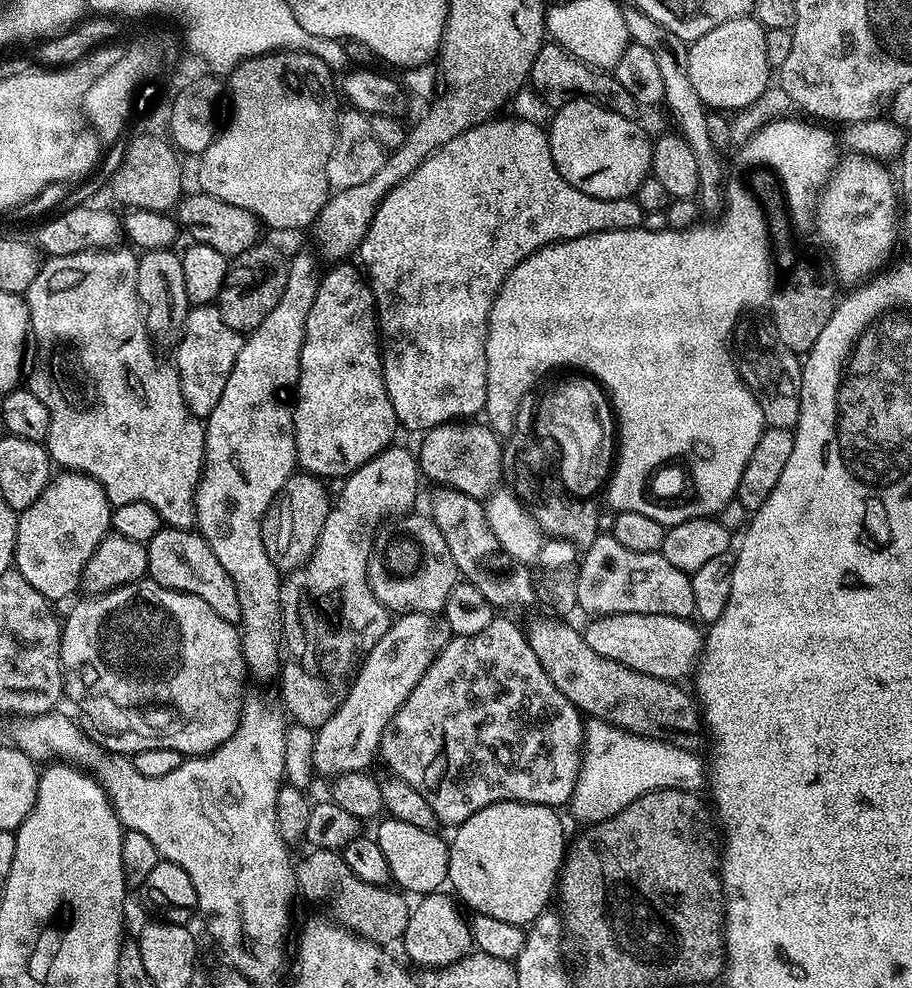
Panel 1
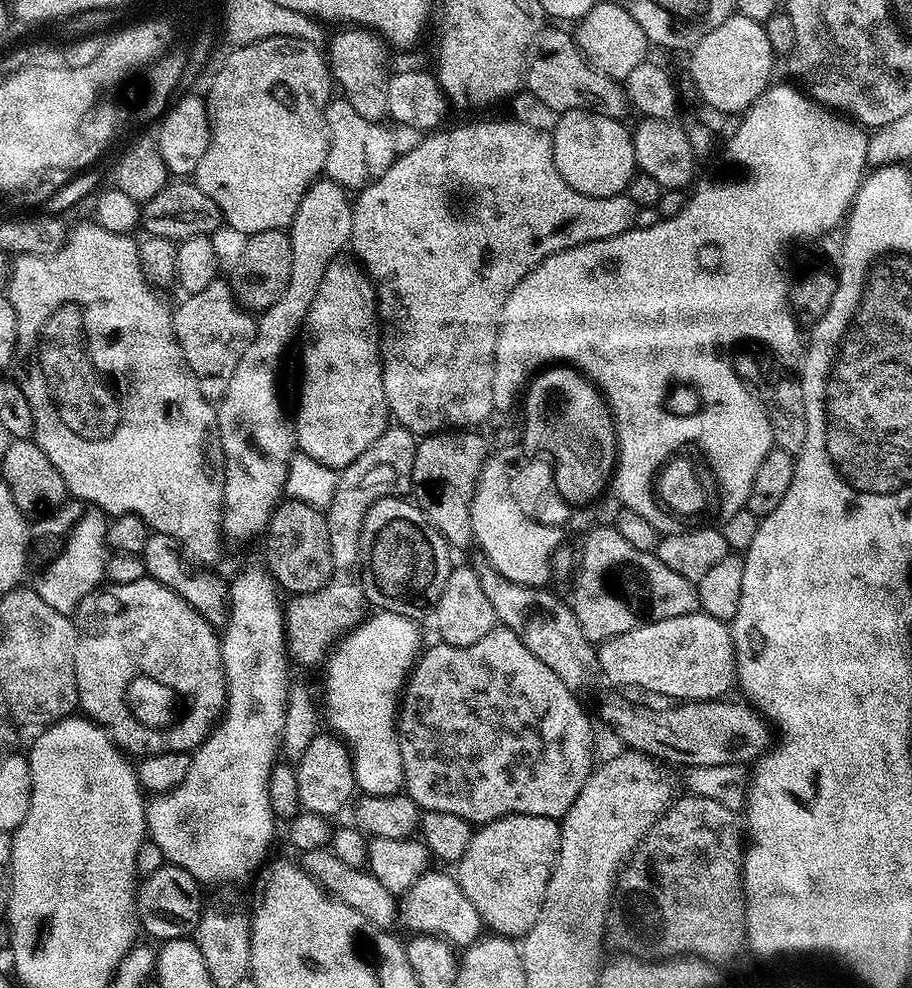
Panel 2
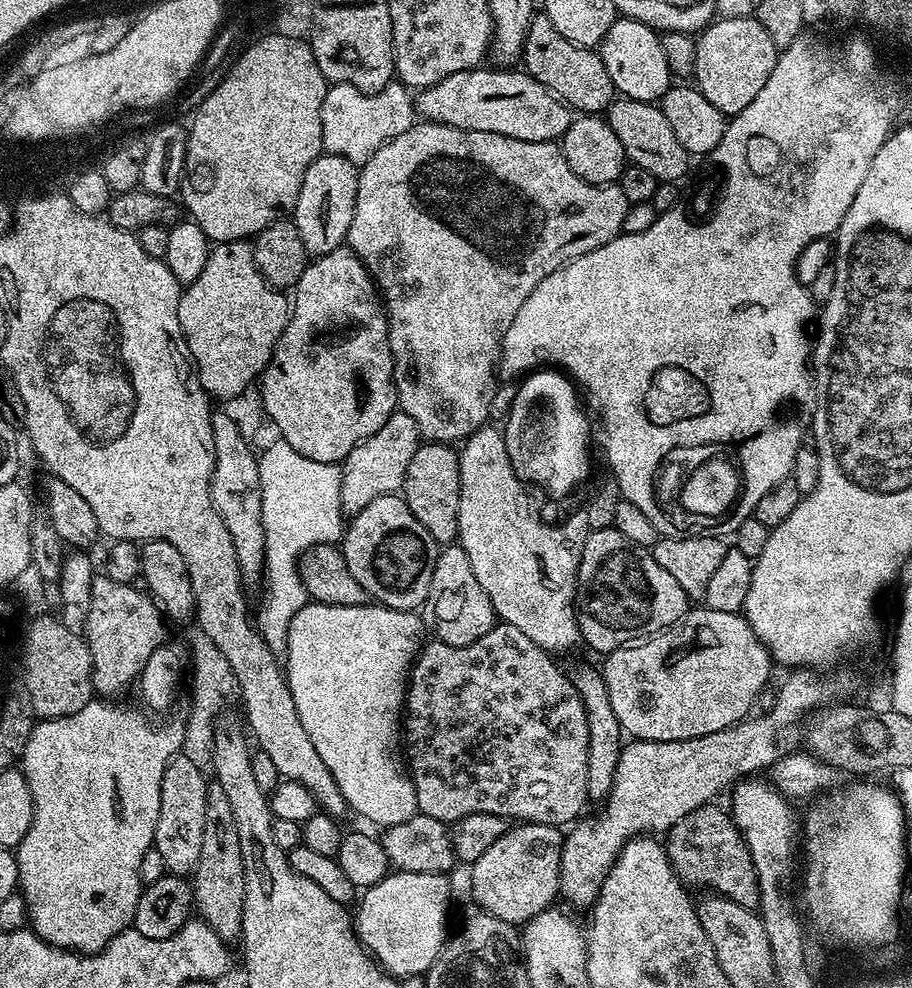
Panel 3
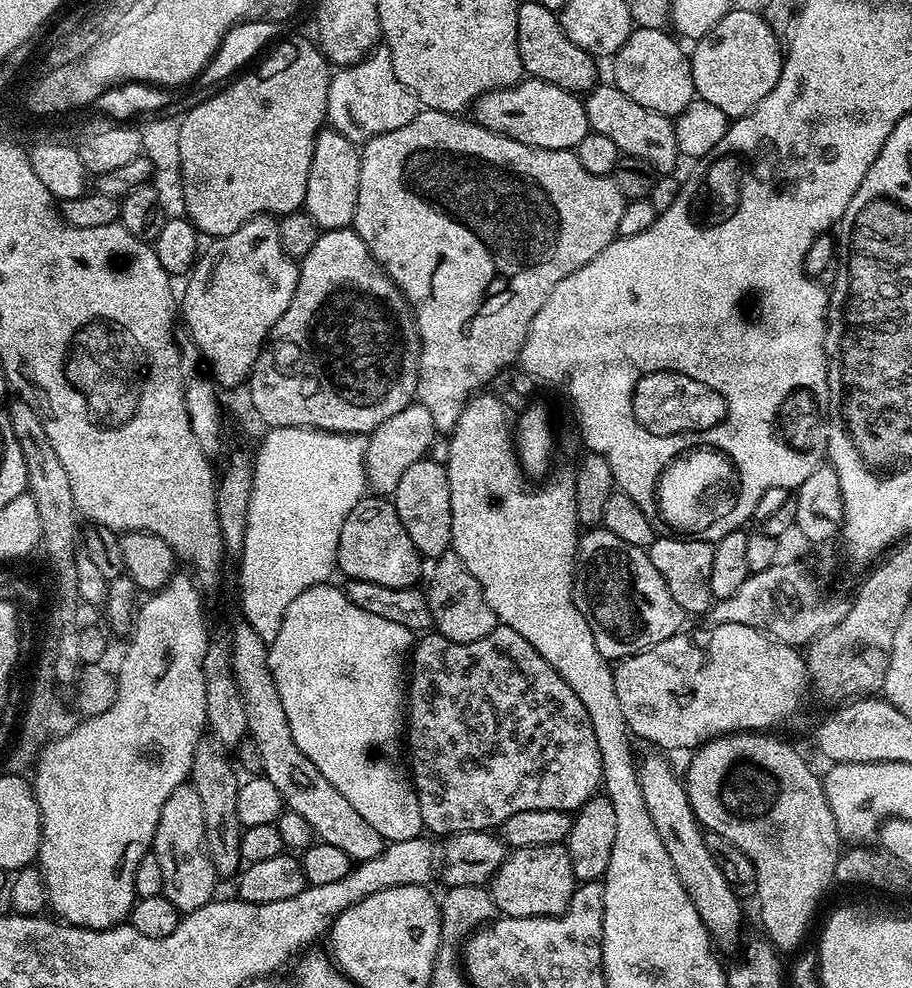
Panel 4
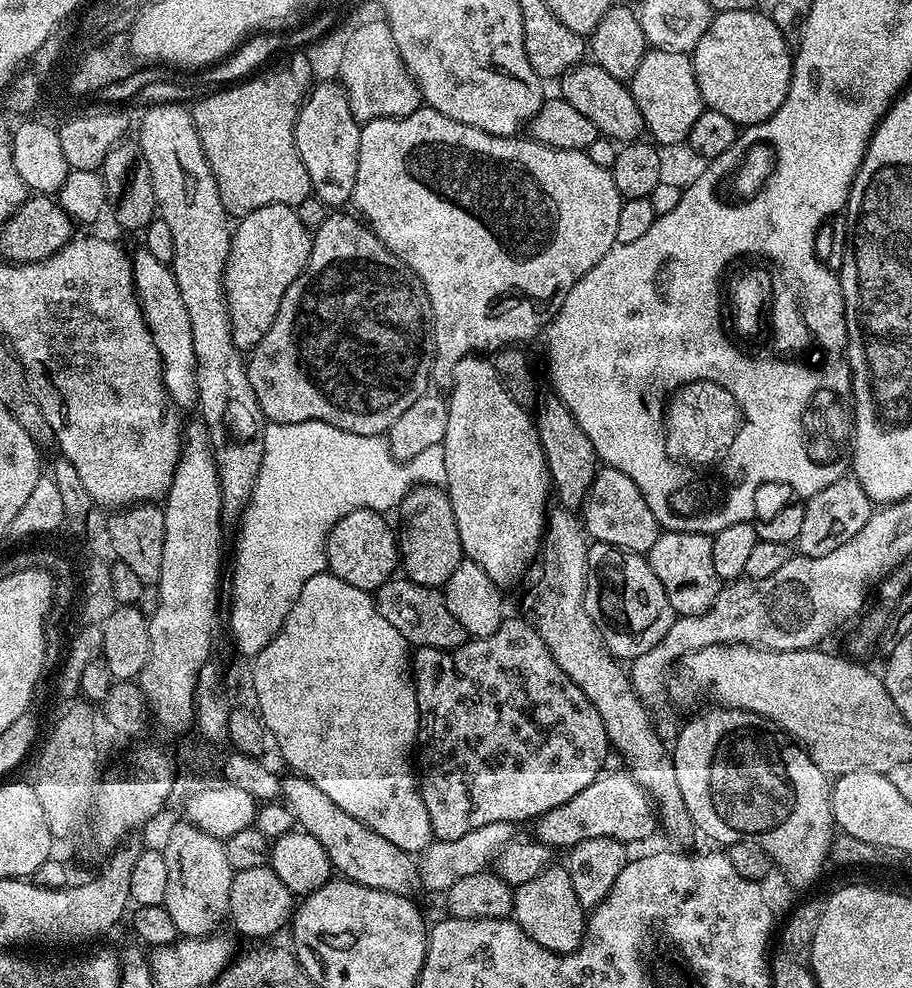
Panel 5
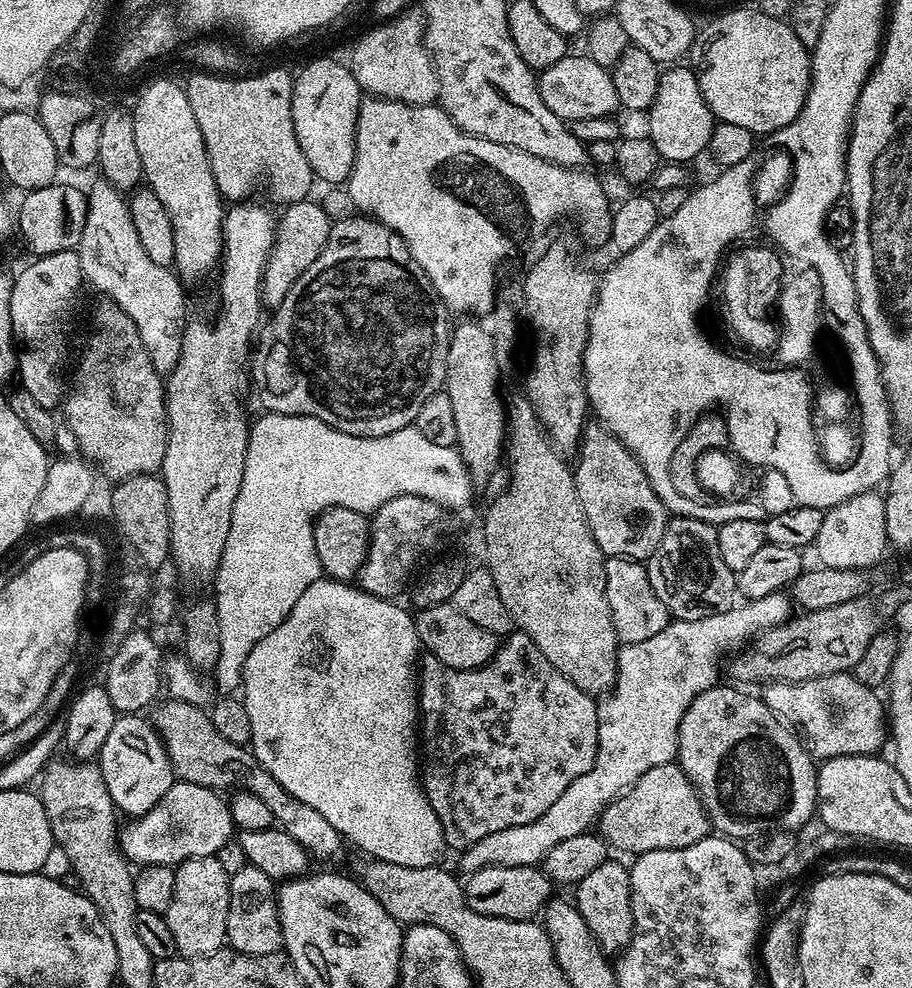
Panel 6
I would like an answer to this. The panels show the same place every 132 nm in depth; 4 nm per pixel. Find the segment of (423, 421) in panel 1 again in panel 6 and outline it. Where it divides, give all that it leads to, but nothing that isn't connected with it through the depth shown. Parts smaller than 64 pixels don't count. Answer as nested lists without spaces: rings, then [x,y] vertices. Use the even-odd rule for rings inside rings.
[[[364,98],[360,101],[360,113],[358,114],[358,126],[356,127],[356,157],[352,173],[346,181],[346,187],[350,198],[354,198],[357,209],[367,214],[371,219],[380,221],[387,228],[392,228],[403,238],[410,254],[422,266],[422,270],[430,278],[434,290],[444,300],[444,304],[453,313],[468,312],[464,314],[487,314],[492,311],[493,304],[498,299],[496,293],[496,271],[500,264],[504,264],[516,251],[520,244],[527,242],[531,236],[540,236],[547,228],[555,226],[559,220],[569,216],[576,220],[580,232],[592,244],[609,243],[612,235],[612,208],[608,204],[608,196],[600,185],[600,180],[580,168],[567,168],[554,162],[546,162],[542,158],[534,158],[534,154],[526,154],[522,150],[514,150],[510,146],[502,146],[498,142],[490,142],[486,138],[472,136],[469,132],[463,132],[452,119],[444,112],[444,109],[436,104],[404,104],[400,100],[382,100],[379,98]]]

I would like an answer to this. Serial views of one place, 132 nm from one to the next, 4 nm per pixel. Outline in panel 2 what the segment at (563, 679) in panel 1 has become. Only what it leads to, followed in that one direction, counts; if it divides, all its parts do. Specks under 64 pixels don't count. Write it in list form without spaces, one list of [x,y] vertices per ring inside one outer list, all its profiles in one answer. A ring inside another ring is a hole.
[[[732,699],[689,700],[677,703],[673,712],[635,708],[620,700],[617,704],[605,706],[604,718],[616,731],[625,749],[644,752],[669,765],[688,764],[689,769],[727,764],[751,765],[773,747],[774,728],[751,703],[739,704]]]

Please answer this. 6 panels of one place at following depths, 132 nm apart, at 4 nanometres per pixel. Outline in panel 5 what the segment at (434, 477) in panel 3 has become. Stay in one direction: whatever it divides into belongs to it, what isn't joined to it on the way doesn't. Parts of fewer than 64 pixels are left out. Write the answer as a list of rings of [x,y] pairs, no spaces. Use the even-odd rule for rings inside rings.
[[[417,484],[408,489],[398,515],[398,547],[403,575],[418,586],[443,589],[450,574],[454,574],[460,561],[465,559],[464,547],[458,538],[458,522],[454,522],[454,506],[450,506],[447,491],[434,484]]]

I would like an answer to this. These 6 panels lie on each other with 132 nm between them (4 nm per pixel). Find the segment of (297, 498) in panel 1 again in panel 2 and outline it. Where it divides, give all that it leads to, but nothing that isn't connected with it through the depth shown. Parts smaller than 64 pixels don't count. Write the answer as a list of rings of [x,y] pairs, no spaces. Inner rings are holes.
[[[289,499],[281,503],[265,531],[266,567],[285,593],[303,594],[316,592],[328,585],[334,575],[334,561],[330,546],[328,517],[319,508]]]

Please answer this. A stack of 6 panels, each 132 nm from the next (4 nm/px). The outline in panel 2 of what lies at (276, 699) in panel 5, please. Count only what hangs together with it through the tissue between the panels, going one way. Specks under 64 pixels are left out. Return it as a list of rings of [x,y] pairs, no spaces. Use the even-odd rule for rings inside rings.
[[[377,611],[372,615],[361,620],[351,630],[345,631],[335,641],[334,647],[323,661],[322,716],[327,727],[329,724],[333,728],[331,731],[343,741],[350,753],[355,787],[366,796],[394,796],[404,788],[404,767],[398,735],[398,705],[402,700],[404,685],[422,651],[421,625],[408,616],[393,612]]]

